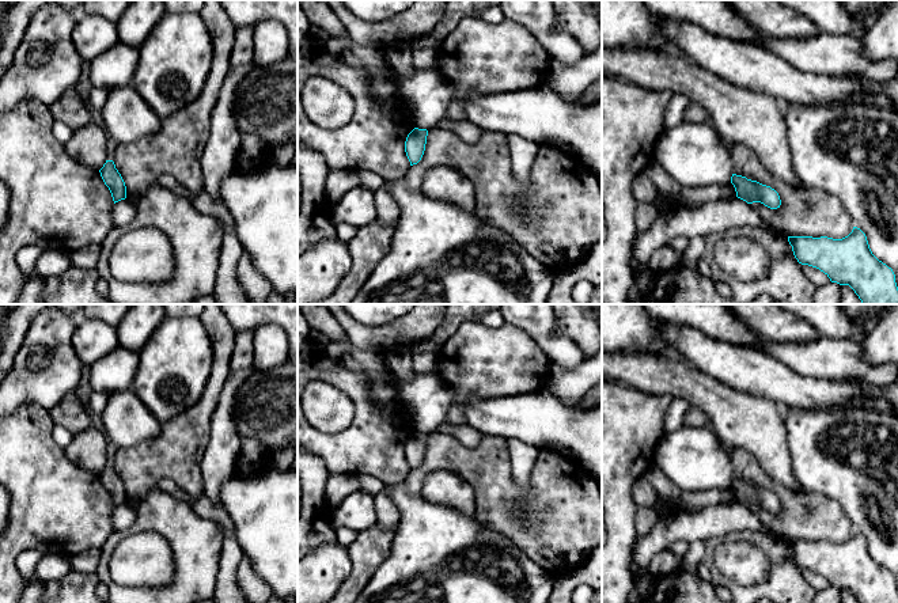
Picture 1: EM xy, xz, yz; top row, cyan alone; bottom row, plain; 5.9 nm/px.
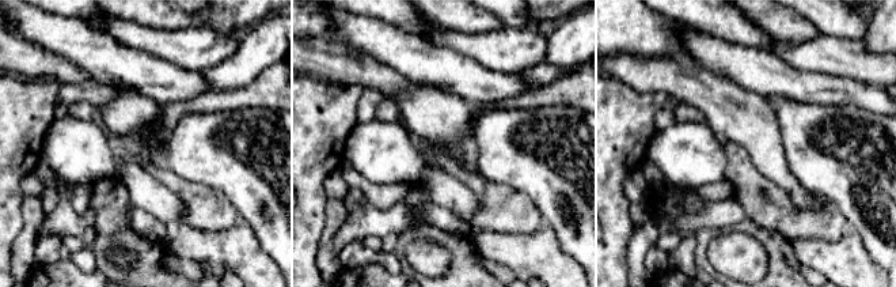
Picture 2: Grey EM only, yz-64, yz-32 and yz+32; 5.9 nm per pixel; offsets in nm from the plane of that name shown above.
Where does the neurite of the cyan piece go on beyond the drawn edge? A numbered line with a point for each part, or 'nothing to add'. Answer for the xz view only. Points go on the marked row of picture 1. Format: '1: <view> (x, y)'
nothing to add

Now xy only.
nothing to add

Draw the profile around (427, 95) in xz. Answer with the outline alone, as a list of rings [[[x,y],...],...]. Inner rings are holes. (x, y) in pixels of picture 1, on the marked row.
[[[389,61],[386,68],[394,83],[394,95],[409,110],[416,128],[429,130],[447,118],[455,91],[437,67],[409,76],[402,76]]]

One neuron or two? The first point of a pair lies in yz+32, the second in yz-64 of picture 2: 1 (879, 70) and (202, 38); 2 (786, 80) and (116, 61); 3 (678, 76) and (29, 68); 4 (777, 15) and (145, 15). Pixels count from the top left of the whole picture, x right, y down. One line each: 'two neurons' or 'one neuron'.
1: one neuron
2: one neuron
3: one neuron
4: one neuron

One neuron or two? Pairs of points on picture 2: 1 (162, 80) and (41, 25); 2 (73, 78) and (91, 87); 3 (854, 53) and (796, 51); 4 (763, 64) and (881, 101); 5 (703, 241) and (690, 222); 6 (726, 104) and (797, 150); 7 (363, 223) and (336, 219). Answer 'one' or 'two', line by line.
1: one
2: two
3: one
4: one
5: two
6: two
7: two

